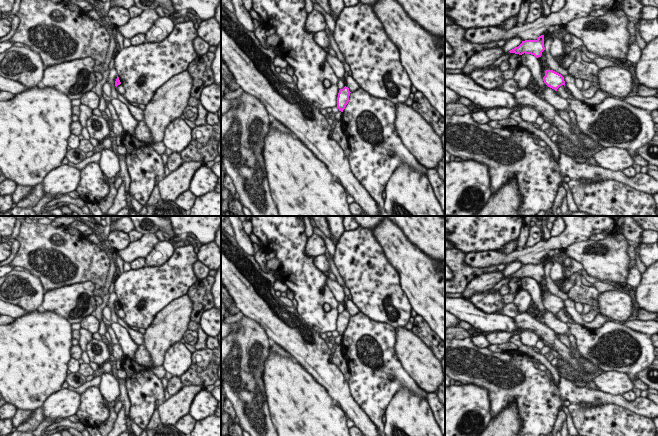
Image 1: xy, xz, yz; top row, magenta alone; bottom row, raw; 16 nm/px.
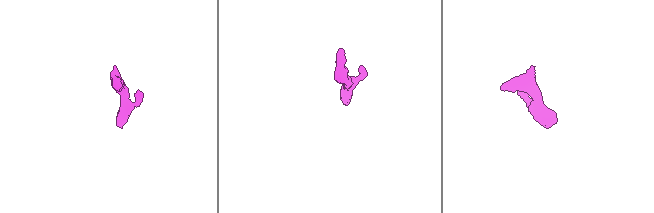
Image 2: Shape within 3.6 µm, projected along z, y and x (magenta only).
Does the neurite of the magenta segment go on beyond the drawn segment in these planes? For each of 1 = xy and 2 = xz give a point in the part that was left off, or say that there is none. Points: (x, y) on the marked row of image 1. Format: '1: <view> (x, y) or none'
1: none
2: none

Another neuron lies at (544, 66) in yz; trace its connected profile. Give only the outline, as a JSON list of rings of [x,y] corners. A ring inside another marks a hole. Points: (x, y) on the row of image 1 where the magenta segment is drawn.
[[[545,50],[542,52],[542,55],[540,57],[537,58],[538,62],[539,62],[539,65],[540,65],[540,68],[541,68],[541,71],[540,71],[540,74],[542,76],[542,79],[543,77],[545,76],[545,71],[546,70],[552,70],[549,65],[547,64],[547,61],[546,61],[546,53],[545,53]]]

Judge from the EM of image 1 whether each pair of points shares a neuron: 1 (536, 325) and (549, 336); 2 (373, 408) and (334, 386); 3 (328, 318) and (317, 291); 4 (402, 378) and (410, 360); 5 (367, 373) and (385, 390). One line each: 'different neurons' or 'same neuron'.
1: same neuron
2: different neurons
3: same neuron
4: different neurons
5: same neuron

